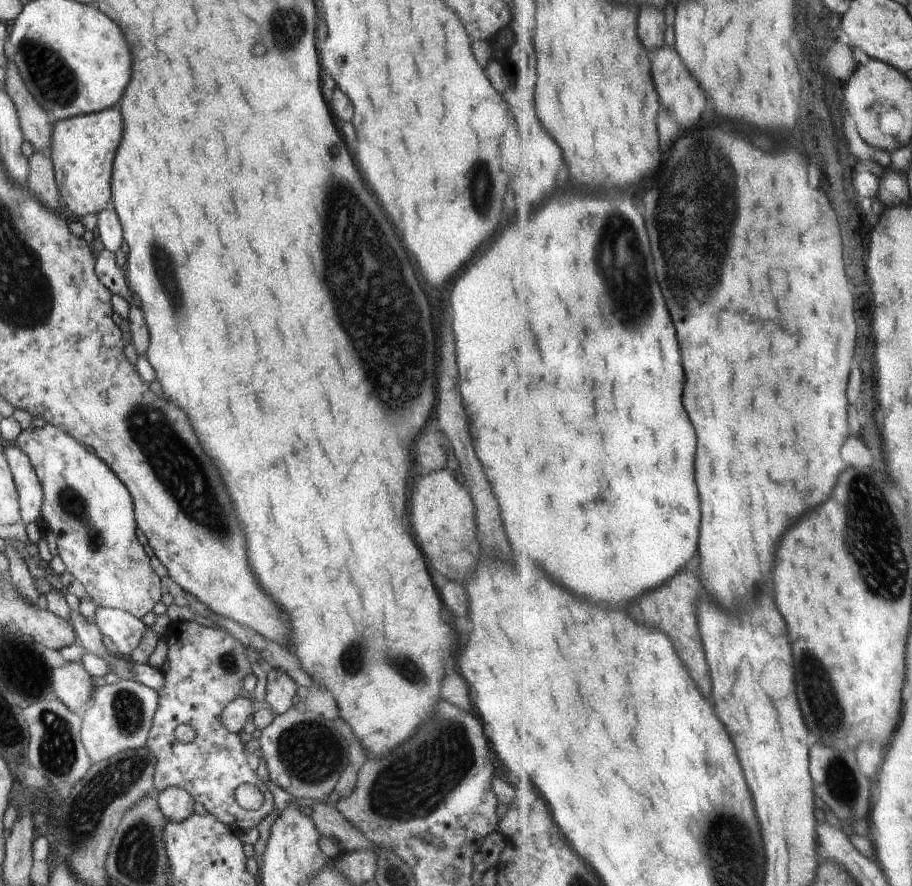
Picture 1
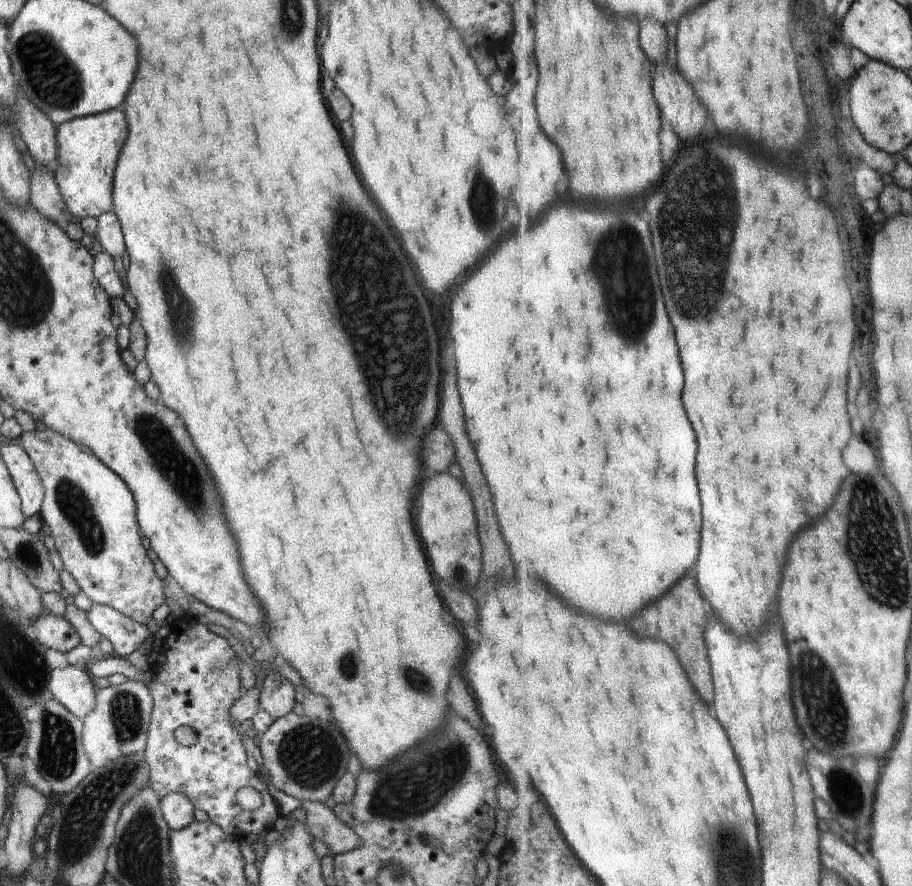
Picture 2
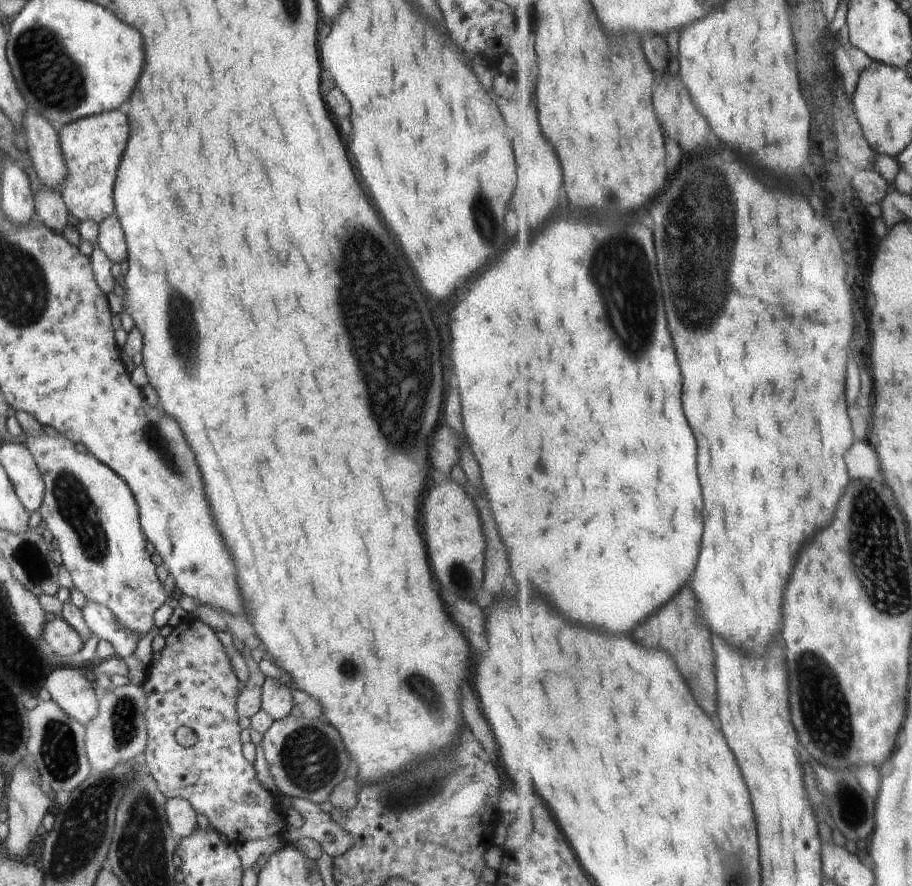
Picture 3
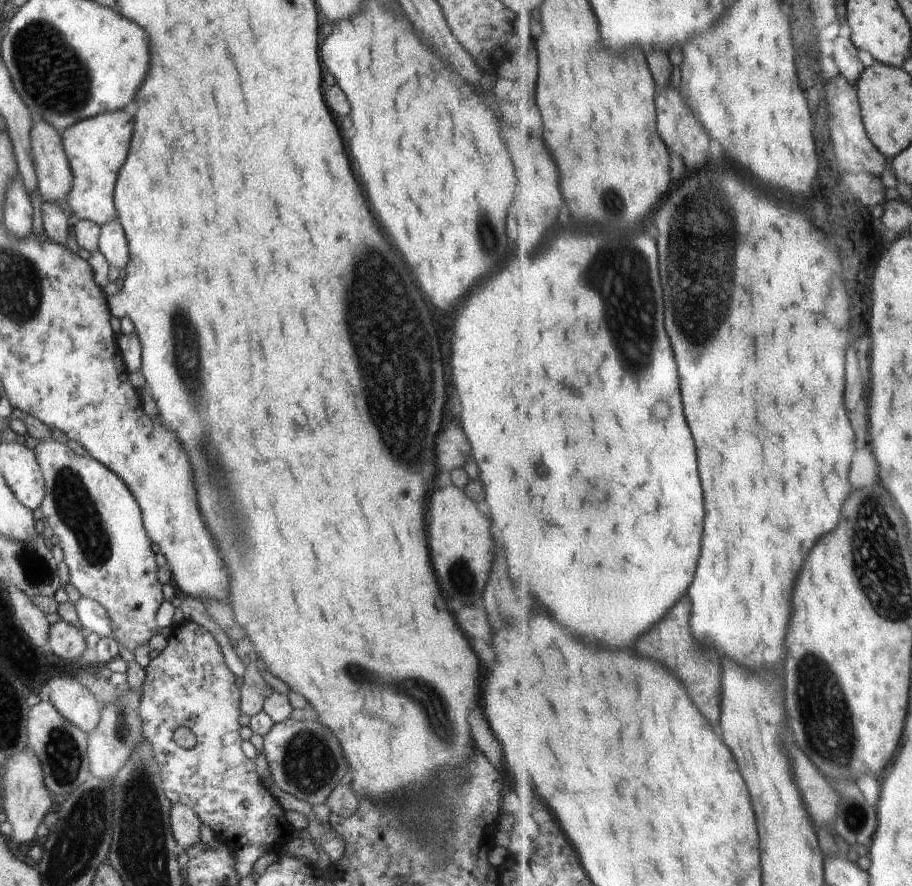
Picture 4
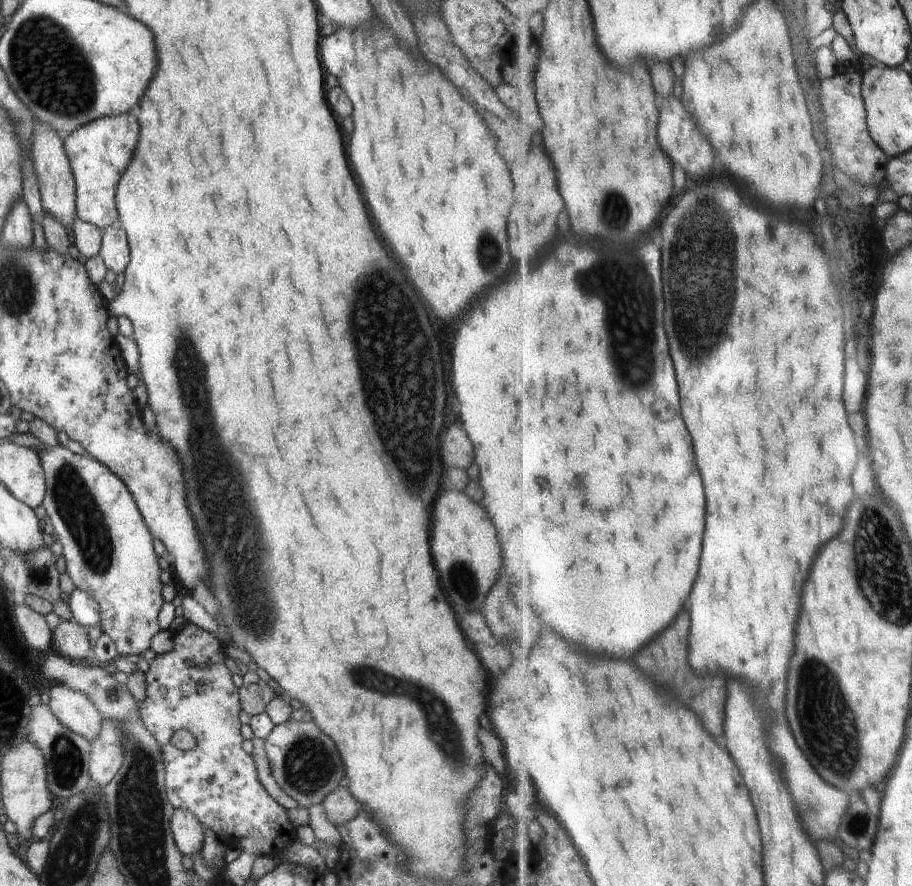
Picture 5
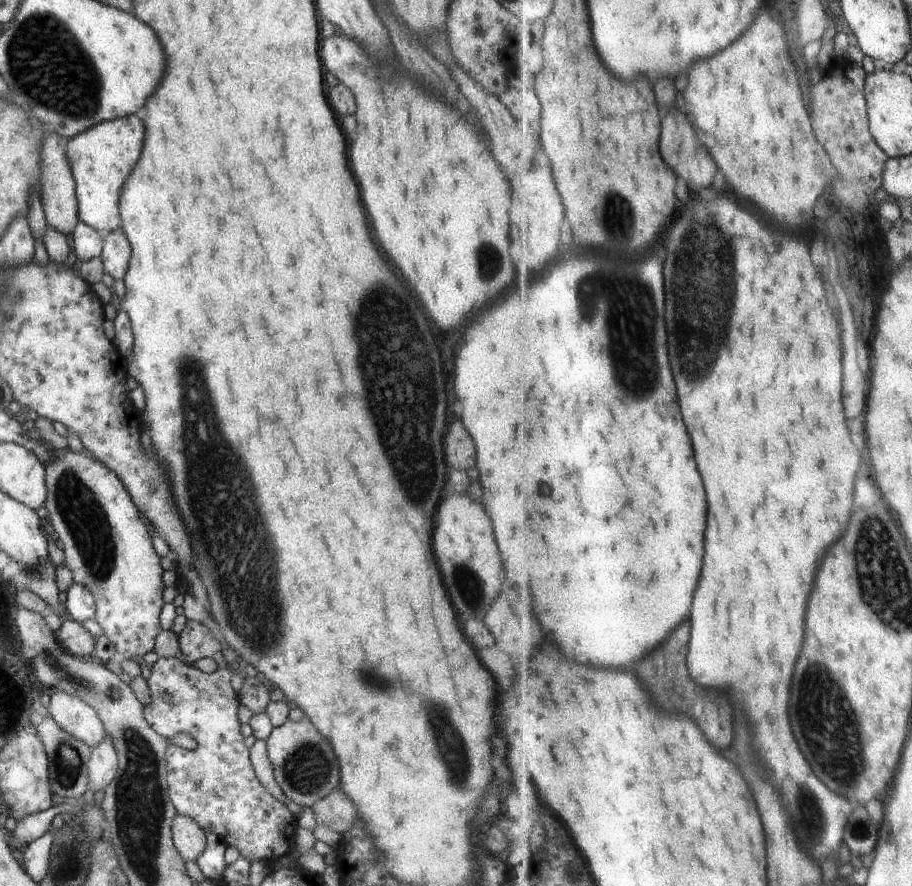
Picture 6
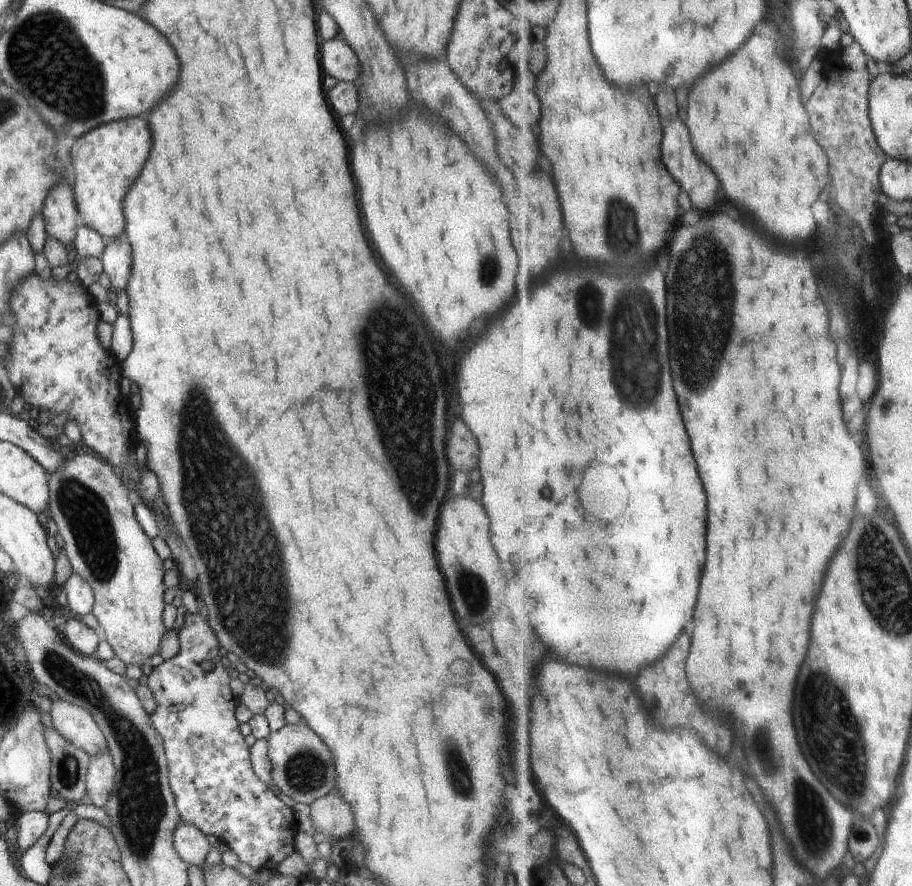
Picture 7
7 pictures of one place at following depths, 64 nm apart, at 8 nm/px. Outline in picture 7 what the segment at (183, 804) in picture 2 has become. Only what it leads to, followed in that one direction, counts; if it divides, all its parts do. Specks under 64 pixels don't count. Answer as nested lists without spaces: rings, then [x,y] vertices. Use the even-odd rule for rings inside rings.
[[[180,823],[173,834],[173,845],[188,866],[202,868],[211,846],[206,835],[196,827]]]

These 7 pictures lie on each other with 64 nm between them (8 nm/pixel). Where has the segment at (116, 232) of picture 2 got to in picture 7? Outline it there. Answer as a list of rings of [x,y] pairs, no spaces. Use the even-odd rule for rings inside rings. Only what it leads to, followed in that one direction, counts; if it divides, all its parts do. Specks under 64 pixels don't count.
[[[125,235],[106,242],[106,248],[100,258],[103,272],[108,274],[116,293],[126,291],[132,274],[132,247]]]

